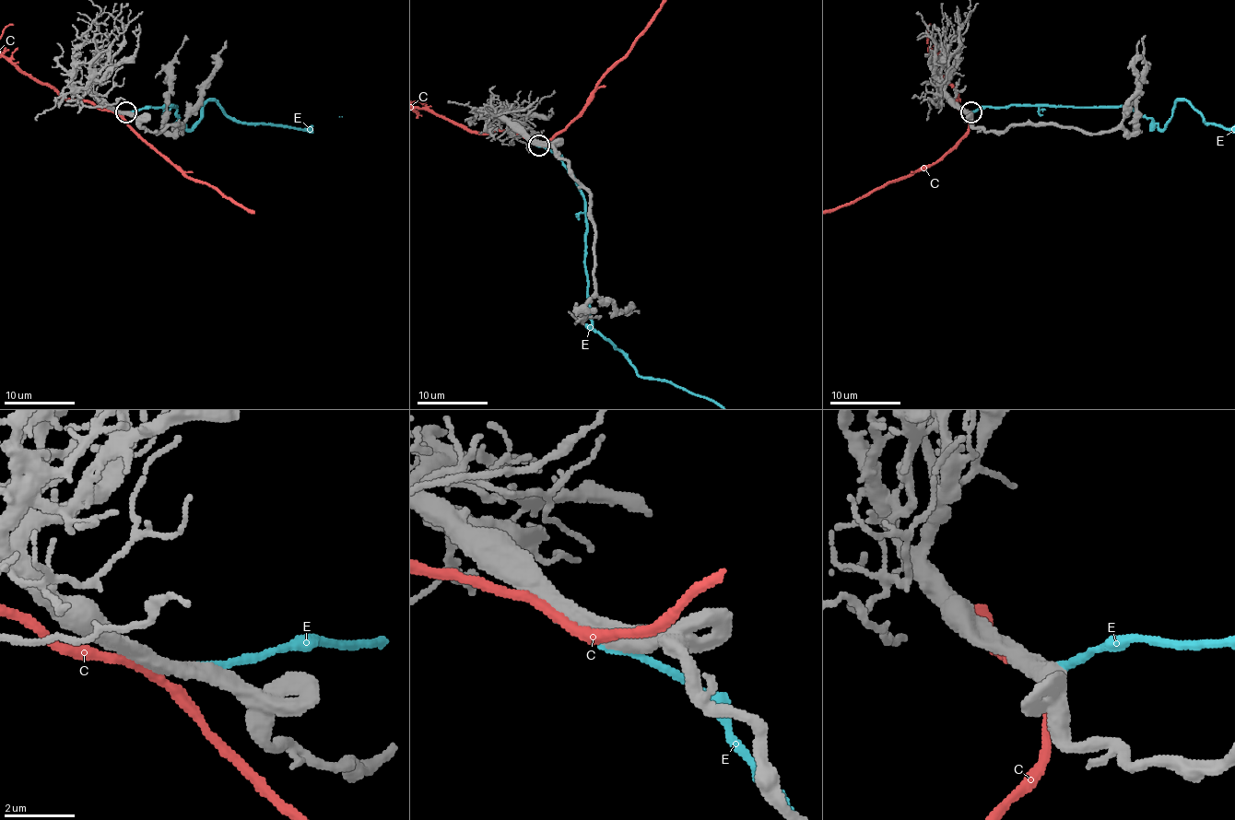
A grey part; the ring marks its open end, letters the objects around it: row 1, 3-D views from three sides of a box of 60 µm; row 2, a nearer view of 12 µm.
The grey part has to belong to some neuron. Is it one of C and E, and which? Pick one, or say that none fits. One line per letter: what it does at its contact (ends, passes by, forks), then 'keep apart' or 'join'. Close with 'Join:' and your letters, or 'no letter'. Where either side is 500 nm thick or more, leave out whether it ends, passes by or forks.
C: it passes by | keep apart
E: it ends | join
Join: E

